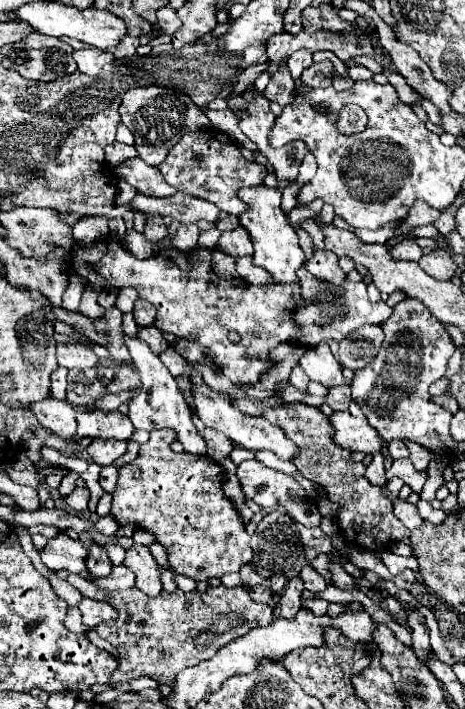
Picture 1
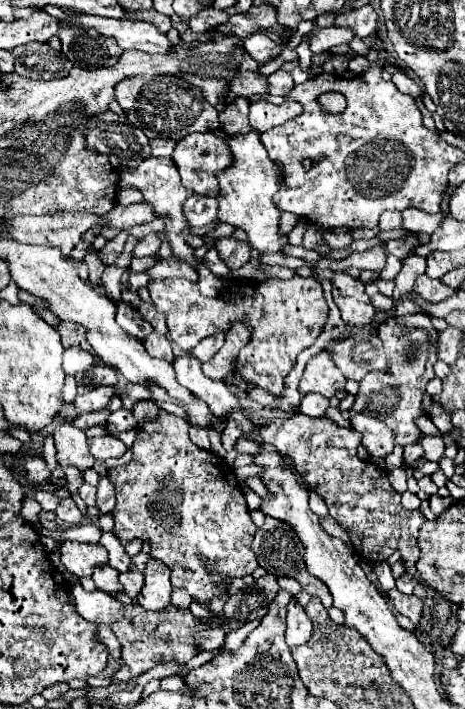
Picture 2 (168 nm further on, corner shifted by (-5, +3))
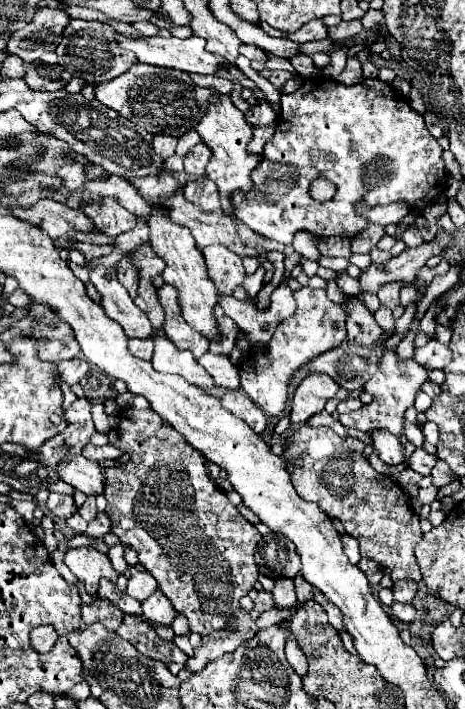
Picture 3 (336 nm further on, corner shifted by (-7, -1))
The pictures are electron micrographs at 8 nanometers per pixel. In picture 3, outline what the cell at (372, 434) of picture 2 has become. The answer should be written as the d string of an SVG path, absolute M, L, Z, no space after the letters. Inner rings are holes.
M372 431L370 437L372 437L374 447L378 449L380 459L382 459L384 463L388 463L388 465L400 465L400 463L406 461L398 437L394 437L394 435L388 433L388 431Z

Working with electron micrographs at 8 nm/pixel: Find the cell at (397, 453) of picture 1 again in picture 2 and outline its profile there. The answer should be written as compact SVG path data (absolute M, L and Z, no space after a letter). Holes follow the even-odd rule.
M406 445L404 447L404 463L412 465L416 459L420 459L424 455L424 449L420 445Z

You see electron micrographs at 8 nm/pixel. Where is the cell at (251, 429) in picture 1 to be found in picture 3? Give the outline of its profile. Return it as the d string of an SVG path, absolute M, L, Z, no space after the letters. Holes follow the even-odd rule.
M154 333L152 341L154 341L154 353L152 353L150 361L156 367L156 371L176 373L204 391L214 389L214 379L204 371L204 367L198 365L198 361L192 357L190 351L180 351L162 333Z

